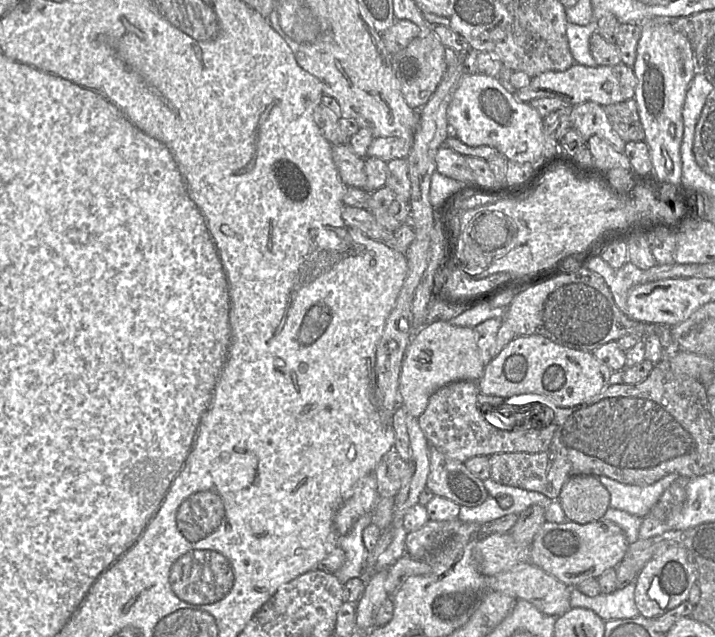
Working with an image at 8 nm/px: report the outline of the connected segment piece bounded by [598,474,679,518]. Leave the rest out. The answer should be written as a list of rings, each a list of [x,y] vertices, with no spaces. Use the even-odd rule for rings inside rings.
[[[668,474],[647,486],[624,484],[606,476],[598,479],[609,491],[611,508],[643,518],[678,477],[677,474]]]

